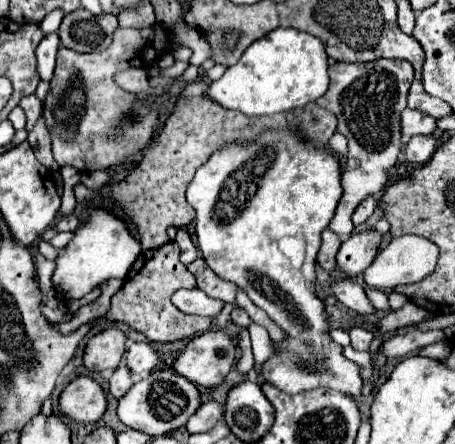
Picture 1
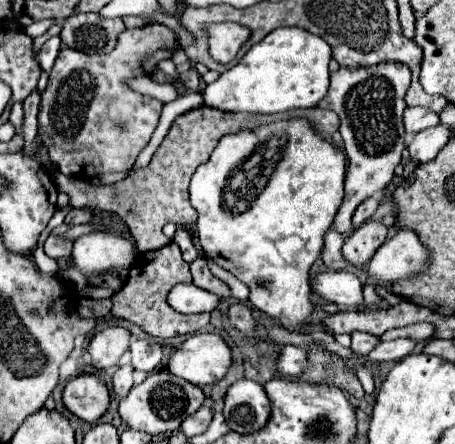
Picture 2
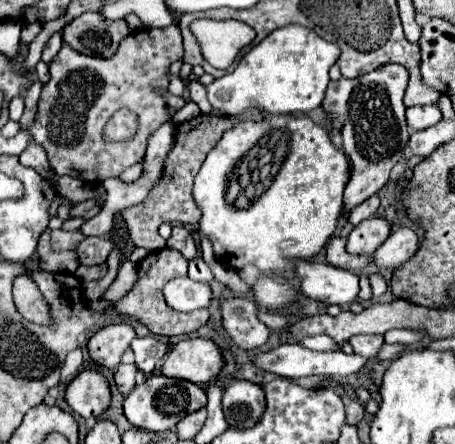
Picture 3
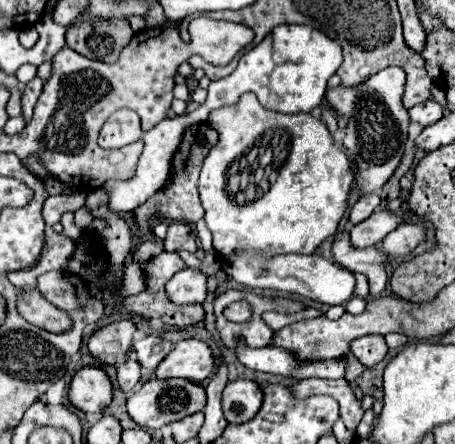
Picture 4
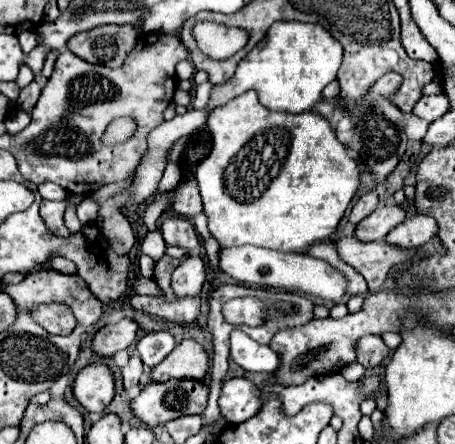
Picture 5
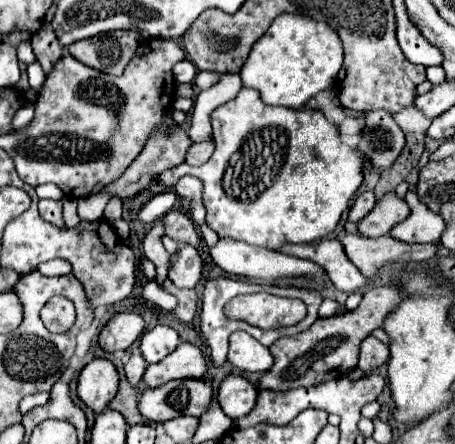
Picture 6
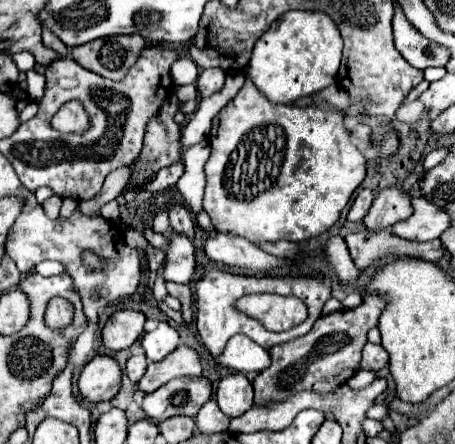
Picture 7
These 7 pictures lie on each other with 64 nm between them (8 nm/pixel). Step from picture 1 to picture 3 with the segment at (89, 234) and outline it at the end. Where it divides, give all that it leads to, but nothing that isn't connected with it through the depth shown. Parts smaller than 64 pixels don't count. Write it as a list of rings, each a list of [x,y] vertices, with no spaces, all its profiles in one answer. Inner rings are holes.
[[[84,238],[76,248],[78,260],[86,266],[106,262],[110,250],[112,250],[112,242],[108,238]]]

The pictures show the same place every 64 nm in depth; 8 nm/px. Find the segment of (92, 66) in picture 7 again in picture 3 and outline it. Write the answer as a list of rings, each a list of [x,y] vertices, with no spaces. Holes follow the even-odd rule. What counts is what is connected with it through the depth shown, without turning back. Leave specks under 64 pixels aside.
[[[86,12],[84,16],[74,18],[64,30],[64,42],[76,52],[96,58],[112,58],[124,40],[130,34],[126,20],[106,20],[98,12]]]

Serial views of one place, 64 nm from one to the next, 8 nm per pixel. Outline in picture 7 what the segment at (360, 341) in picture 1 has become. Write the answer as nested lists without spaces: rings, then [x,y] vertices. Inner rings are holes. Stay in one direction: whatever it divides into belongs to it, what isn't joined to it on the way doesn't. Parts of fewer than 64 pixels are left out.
[[[366,344],[364,350],[362,350],[362,368],[364,370],[382,370],[384,366],[388,366],[388,354],[382,346],[378,344]]]

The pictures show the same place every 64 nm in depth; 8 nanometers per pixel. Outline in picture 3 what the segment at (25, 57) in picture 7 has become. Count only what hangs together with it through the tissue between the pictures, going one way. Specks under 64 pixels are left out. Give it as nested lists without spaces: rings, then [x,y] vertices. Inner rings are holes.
[[[34,22],[34,24],[24,24],[22,26],[22,36],[20,36],[20,42],[22,44],[26,44],[26,46],[30,46],[30,42],[40,34],[40,30],[42,30],[42,24],[40,22]]]

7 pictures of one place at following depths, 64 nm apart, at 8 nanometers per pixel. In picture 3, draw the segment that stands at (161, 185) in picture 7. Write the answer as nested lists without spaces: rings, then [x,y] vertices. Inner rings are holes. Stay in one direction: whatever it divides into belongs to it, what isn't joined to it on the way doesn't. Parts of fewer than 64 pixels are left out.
[[[191,80],[187,87],[189,91],[189,96],[192,101],[200,108],[201,113],[204,114],[214,114],[214,116],[232,116],[232,114],[226,114],[226,112],[220,112],[212,108],[207,100],[207,91],[204,86],[200,86],[198,80]],[[262,112],[262,120],[240,120],[222,134],[222,140],[206,156],[196,176],[196,204],[202,210],[200,230],[212,240],[214,254],[230,268],[256,264],[262,270],[286,272],[286,282],[278,284],[272,276],[262,276],[254,286],[256,304],[268,310],[284,310],[296,302],[298,282],[288,258],[312,258],[334,236],[344,208],[344,188],[350,180],[350,166],[342,150],[336,150],[328,132],[302,116],[278,116]]]

